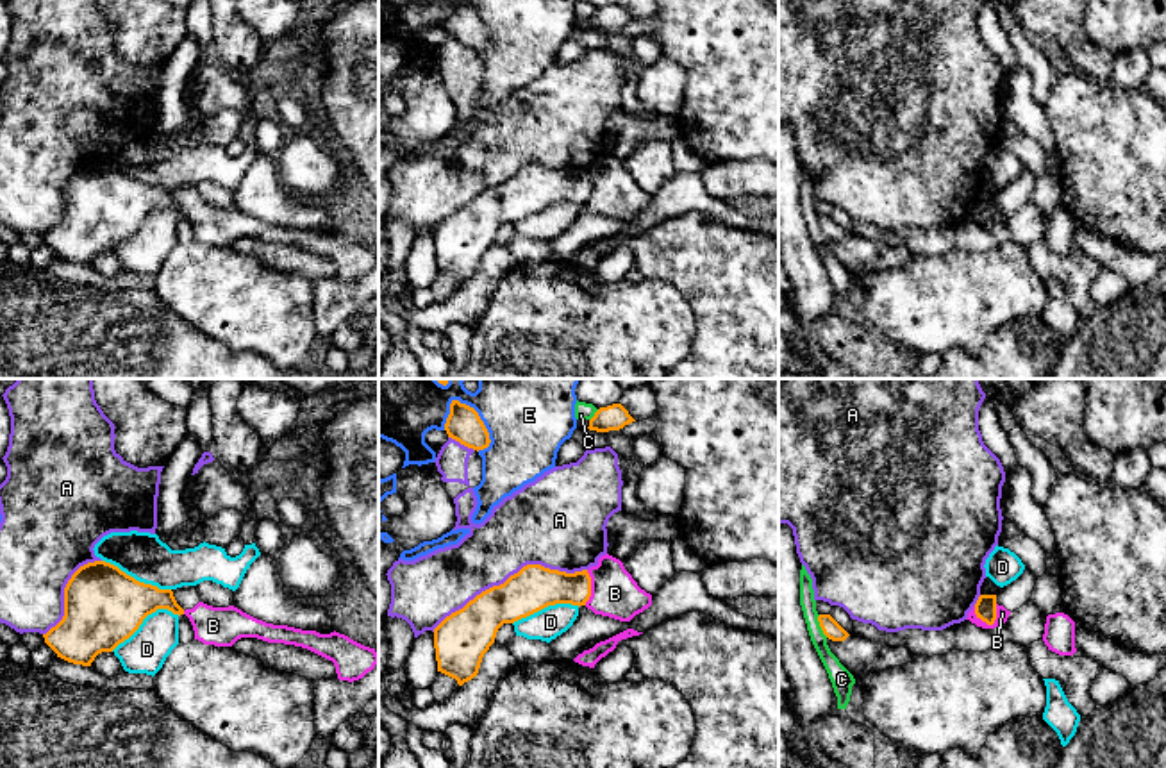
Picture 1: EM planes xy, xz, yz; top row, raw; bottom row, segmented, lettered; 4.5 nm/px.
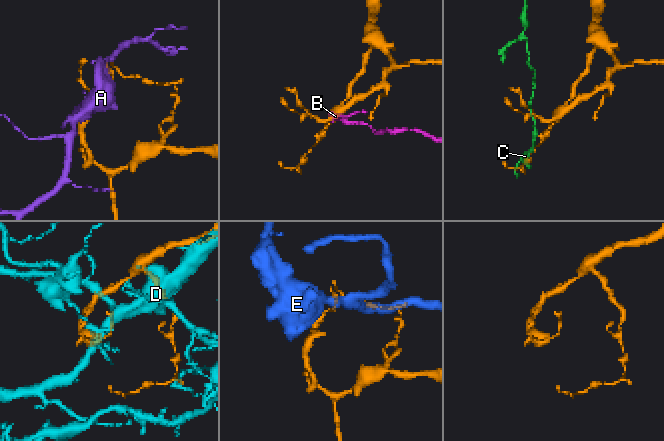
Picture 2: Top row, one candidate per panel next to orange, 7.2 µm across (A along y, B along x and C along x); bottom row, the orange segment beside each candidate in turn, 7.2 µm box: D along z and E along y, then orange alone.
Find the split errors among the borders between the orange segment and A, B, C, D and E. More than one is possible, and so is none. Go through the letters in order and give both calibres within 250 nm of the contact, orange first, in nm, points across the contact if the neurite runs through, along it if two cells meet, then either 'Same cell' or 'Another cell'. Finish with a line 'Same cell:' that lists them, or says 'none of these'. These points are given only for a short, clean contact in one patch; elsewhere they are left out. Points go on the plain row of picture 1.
A: Thickness 200 nm (orange) against 360 nm. Another cell
B: Thickness 100 nm (orange) against 60 nm. Boundary: yz (974, 206), (974, 211), (982, 220), (988, 224), (995, 222). Another cell
C: Thickness 80 nm (orange) against 90 nm. Another cell
D: Thickness 360 nm (orange) against 190 nm. Another cell
E: Thickness 160 nm (orange) against 320 nm. Another cell
Same cell: none of these

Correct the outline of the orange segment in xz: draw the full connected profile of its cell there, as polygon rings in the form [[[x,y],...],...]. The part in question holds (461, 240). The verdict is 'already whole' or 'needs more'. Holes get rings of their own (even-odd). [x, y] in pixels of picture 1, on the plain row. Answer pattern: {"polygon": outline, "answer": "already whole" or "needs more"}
{"polygon": [[[527,164],[493,186],[434,229],[437,271],[459,286],[477,277],[484,254],[504,223],[514,223],[548,205],[586,205],[591,196],[587,170],[566,173]]], "answer": "already whole"}

